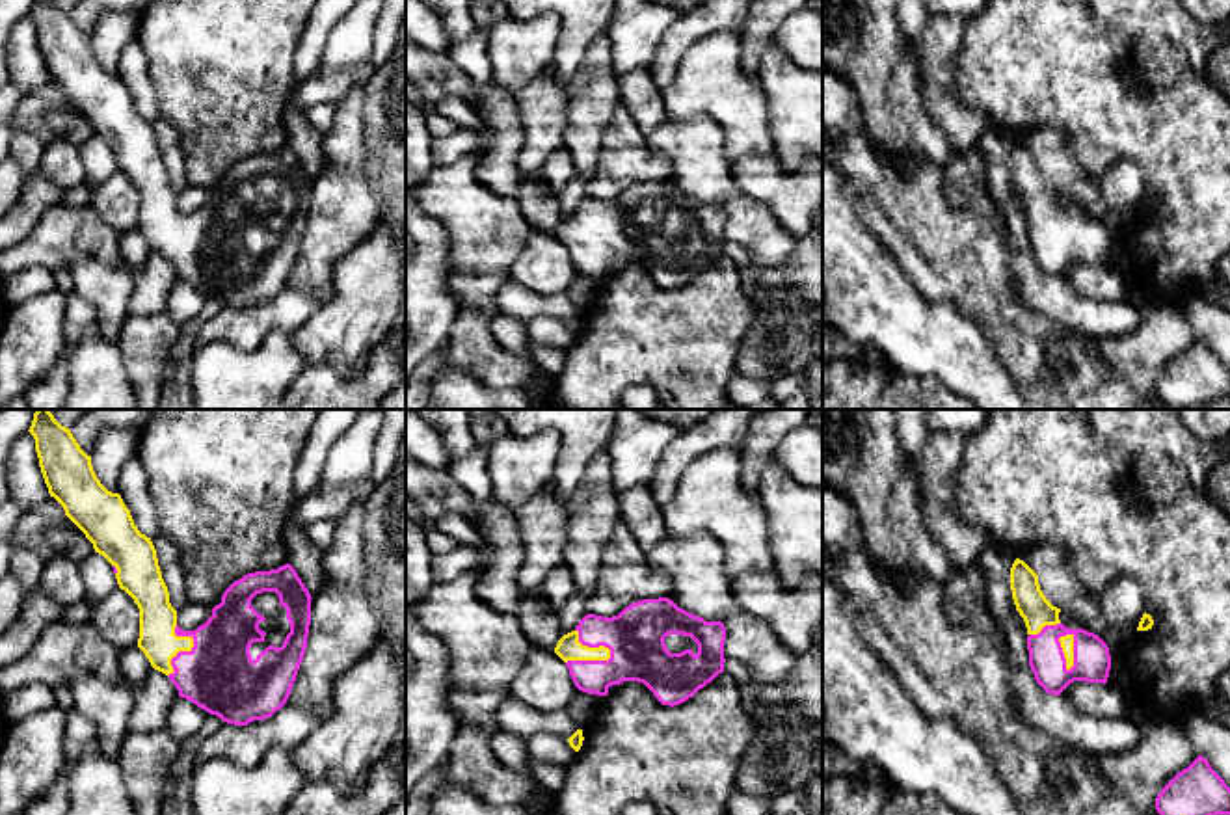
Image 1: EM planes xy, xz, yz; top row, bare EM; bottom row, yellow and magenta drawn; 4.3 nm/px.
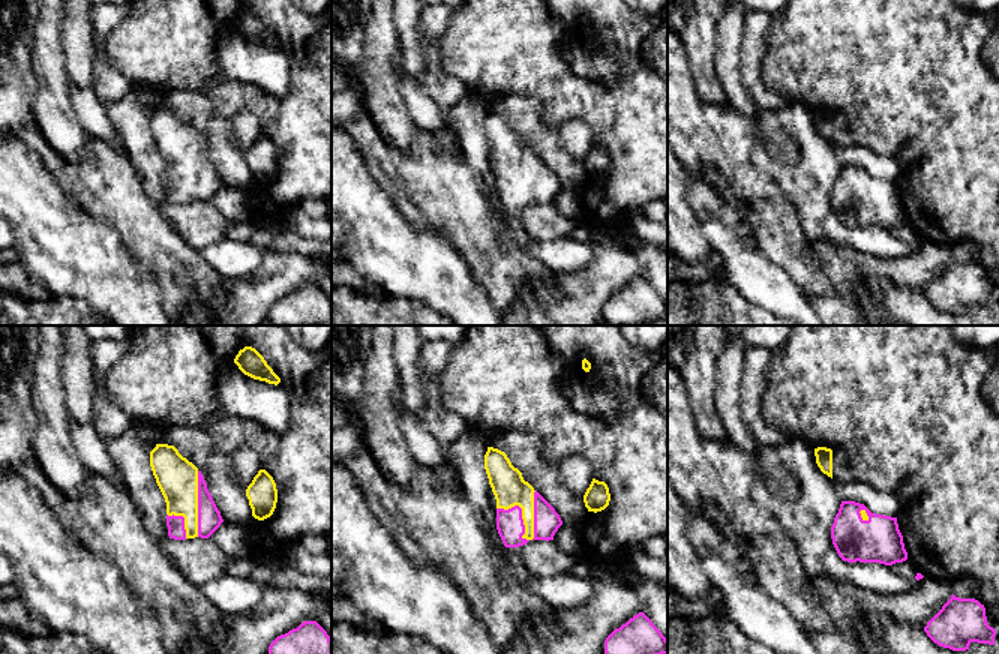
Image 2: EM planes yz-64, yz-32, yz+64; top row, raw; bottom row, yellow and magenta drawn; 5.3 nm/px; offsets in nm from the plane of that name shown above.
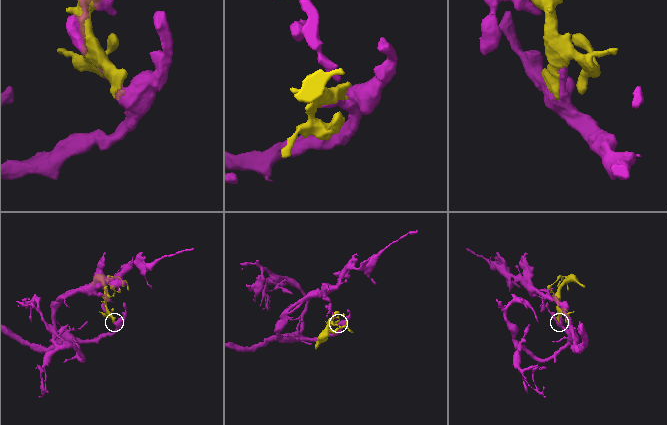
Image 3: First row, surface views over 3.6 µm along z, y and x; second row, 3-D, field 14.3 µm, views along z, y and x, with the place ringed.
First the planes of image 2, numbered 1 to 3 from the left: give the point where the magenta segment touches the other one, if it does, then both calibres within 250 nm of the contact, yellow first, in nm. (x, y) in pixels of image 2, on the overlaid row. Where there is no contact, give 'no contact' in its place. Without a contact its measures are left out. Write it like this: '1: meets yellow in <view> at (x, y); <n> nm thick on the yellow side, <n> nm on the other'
1: meets yellow in yz-64 at (197, 504); 220 nm thick on the yellow side, 130 nm on the other
2: meets yellow in yz-32 at (522, 513); 180 nm thick on the yellow side, 150 nm on the other
3: meets yellow in yz+64 at (866, 515); 40 nm thick on the yellow side, 240 nm on the other

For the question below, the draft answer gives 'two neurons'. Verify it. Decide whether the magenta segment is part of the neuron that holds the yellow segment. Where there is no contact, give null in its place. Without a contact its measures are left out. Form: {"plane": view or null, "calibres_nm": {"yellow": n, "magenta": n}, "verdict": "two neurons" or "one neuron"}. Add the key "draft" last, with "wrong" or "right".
{"plane": "xz", "calibres_nm": {"yellow": 110, "magenta": 240}, "verdict": "one neuron", "draft": "wrong"}

